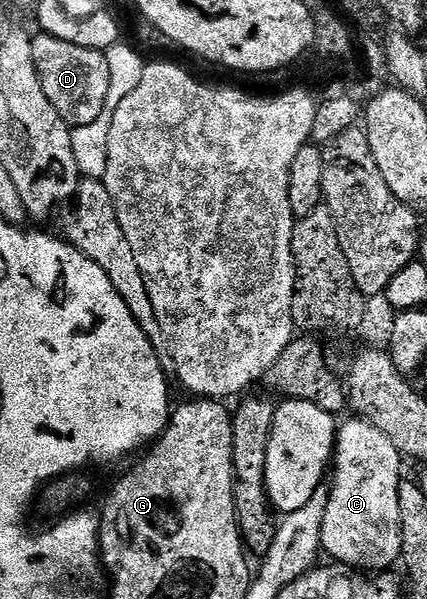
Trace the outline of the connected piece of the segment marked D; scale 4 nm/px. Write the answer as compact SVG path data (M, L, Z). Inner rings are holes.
M42 31L32 36L31 46L45 95L49 95L49 103L57 107L61 119L72 127L93 123L93 119L105 111L105 99L109 99L109 63L106 52L81 47Z

